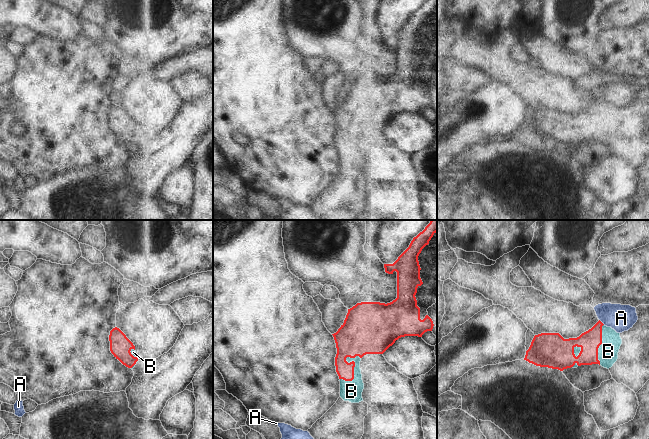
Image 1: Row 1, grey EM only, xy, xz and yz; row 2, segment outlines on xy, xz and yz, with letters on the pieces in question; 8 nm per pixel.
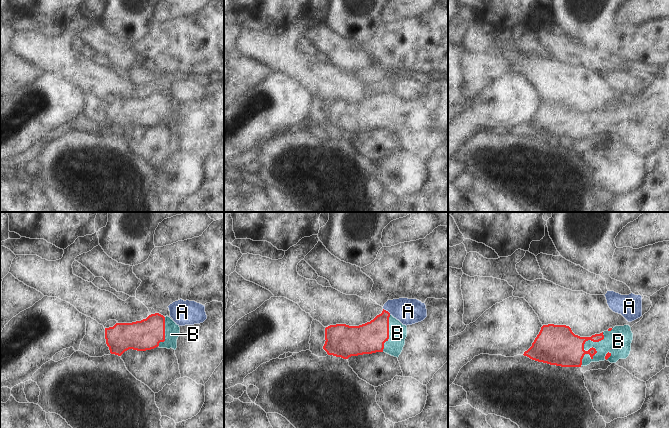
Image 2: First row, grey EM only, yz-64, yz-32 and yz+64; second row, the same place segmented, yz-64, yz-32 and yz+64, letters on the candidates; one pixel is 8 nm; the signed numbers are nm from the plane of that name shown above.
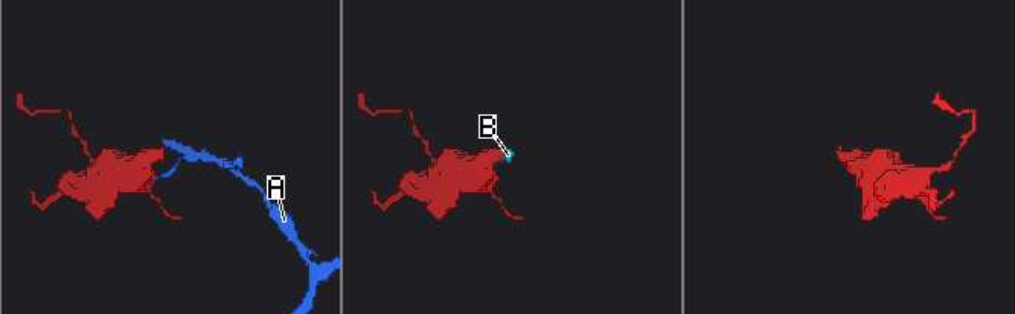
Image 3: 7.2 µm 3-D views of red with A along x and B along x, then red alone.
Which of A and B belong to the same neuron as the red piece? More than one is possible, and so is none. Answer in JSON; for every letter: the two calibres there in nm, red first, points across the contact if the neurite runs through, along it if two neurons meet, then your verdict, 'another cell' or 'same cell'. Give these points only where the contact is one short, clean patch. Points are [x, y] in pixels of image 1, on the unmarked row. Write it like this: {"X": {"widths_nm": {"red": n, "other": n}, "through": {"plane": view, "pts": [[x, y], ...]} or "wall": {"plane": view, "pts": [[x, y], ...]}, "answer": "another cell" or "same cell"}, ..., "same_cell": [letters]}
{"A": {"widths_nm": {"red": 170, "other": 220}, "wall": {"plane": "yz", "pts": [[599, 95], [604, 100]]}, "answer": "another cell"}, "B": {"widths_nm": {"red": 320, "other": 170}, "answer": "same cell"}, "same_cell": ["B"]}

